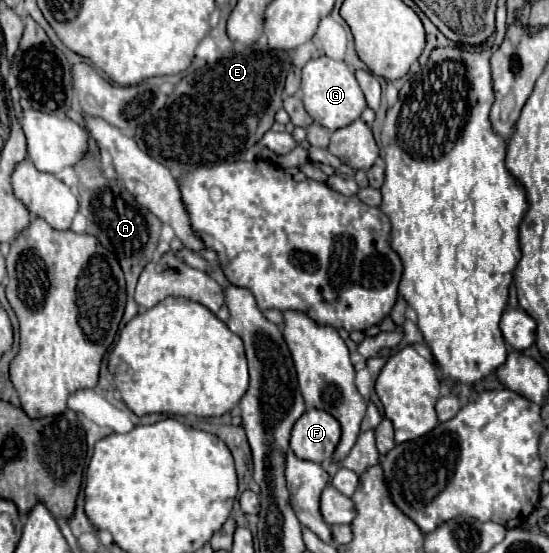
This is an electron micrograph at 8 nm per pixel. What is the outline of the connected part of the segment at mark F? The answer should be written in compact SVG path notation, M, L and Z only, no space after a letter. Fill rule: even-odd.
M308 409L292 429L290 449L300 459L322 463L332 459L340 437L340 423L330 413L320 409Z

